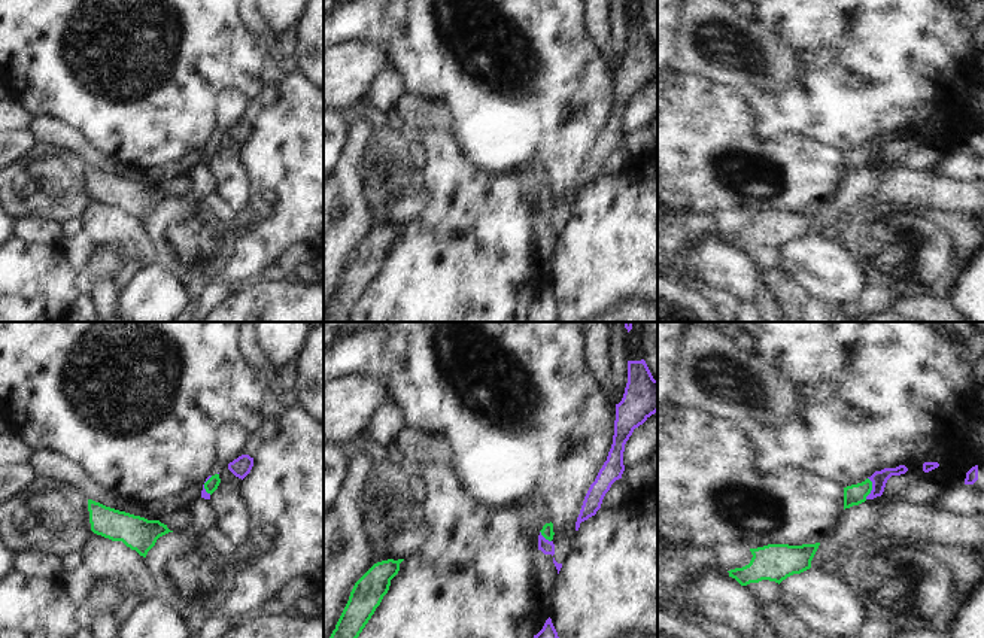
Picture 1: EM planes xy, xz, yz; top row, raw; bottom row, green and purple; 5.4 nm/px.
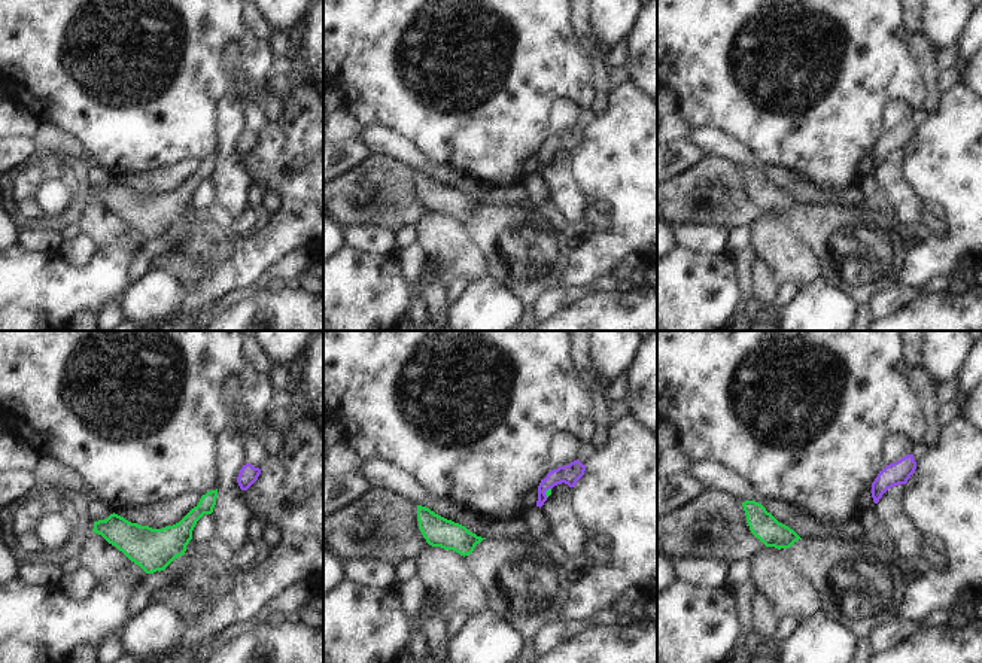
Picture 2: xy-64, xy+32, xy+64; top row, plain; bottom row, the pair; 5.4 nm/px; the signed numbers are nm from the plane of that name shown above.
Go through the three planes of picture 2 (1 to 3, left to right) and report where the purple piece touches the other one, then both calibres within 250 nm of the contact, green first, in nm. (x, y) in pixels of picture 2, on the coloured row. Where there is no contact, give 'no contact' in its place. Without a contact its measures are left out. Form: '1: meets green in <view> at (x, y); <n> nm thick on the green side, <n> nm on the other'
1: no contact
2: meets green in xy+32 at (546, 492); 30 nm thick on the green side, 110 nm on the other
3: no contact

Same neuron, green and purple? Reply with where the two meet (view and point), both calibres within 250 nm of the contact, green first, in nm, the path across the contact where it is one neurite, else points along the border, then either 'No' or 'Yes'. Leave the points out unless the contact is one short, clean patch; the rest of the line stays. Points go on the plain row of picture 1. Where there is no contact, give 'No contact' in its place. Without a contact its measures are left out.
Touches green at yz (871, 154). Thickness 110 nm (green) against 90 nm. Path across: yz (856, 160), (871, 154), (878, 145). Yes

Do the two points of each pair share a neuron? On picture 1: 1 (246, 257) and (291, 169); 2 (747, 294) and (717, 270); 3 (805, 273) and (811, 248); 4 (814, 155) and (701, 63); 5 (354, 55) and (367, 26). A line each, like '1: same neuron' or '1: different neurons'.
1: same neuron
2: same neuron
3: same neuron
4: different neurons
5: different neurons

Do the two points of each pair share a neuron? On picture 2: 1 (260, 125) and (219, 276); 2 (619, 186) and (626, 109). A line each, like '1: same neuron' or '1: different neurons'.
1: different neurons
2: same neuron

